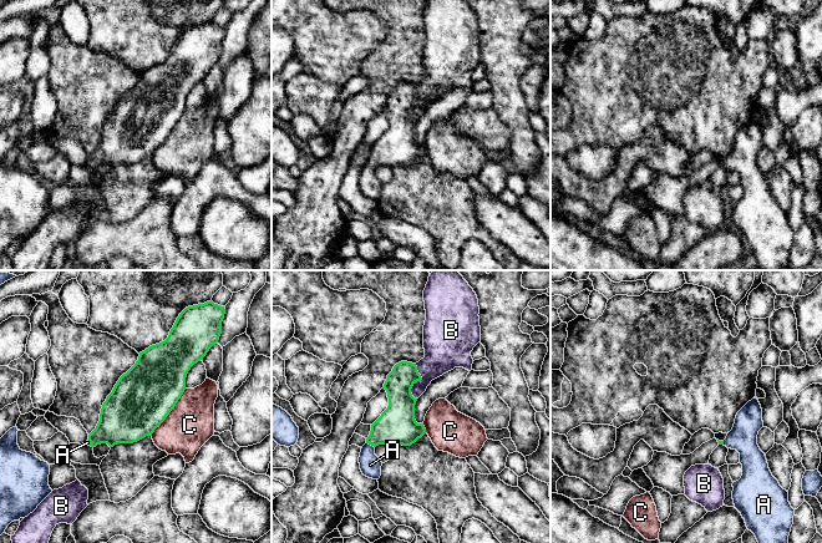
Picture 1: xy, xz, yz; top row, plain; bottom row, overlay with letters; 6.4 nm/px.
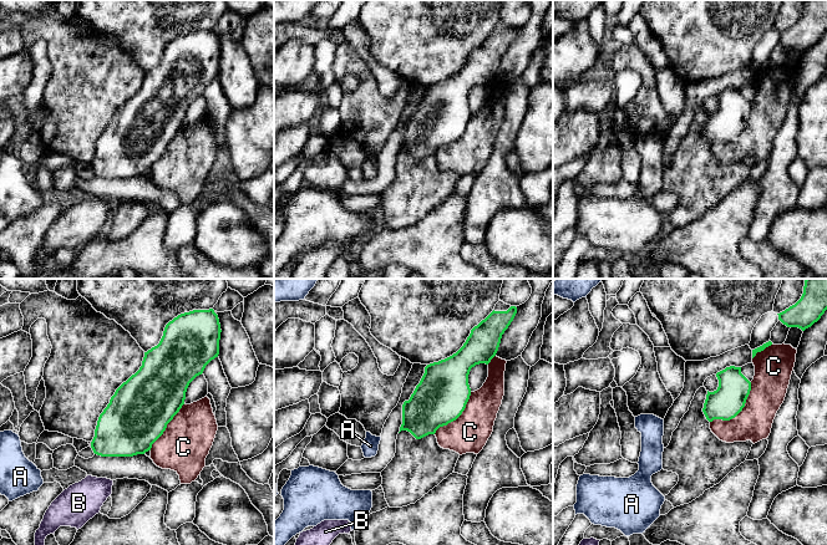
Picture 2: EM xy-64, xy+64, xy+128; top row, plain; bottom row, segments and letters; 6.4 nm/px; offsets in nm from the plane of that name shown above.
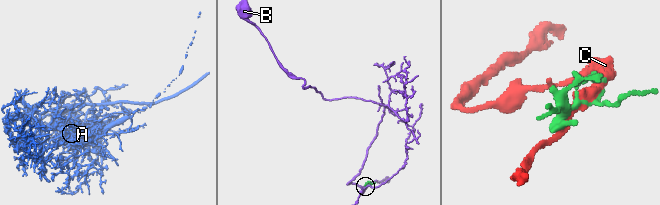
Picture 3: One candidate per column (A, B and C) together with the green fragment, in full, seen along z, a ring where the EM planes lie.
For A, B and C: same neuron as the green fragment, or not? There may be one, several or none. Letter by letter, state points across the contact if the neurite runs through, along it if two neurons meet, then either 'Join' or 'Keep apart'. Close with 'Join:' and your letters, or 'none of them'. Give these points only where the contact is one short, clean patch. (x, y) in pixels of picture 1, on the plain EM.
A: Path across: xz (396, 146), (381, 153), (370, 165), (370, 186). Join
B: Keep apart
C: Keep apart
Join: A

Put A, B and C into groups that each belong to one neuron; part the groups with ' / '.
A / B / C

